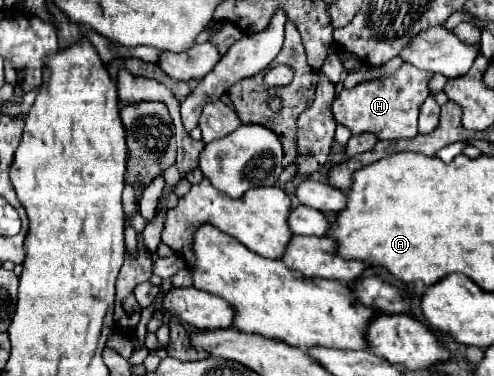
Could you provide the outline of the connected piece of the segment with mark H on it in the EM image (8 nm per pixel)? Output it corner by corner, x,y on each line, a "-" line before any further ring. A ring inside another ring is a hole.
401,64
399,70
381,78
361,82
351,90
341,90
333,100
333,116
353,134
373,132
379,140
399,140
417,136
417,114
423,100
429,96
429,72
419,72
413,64

